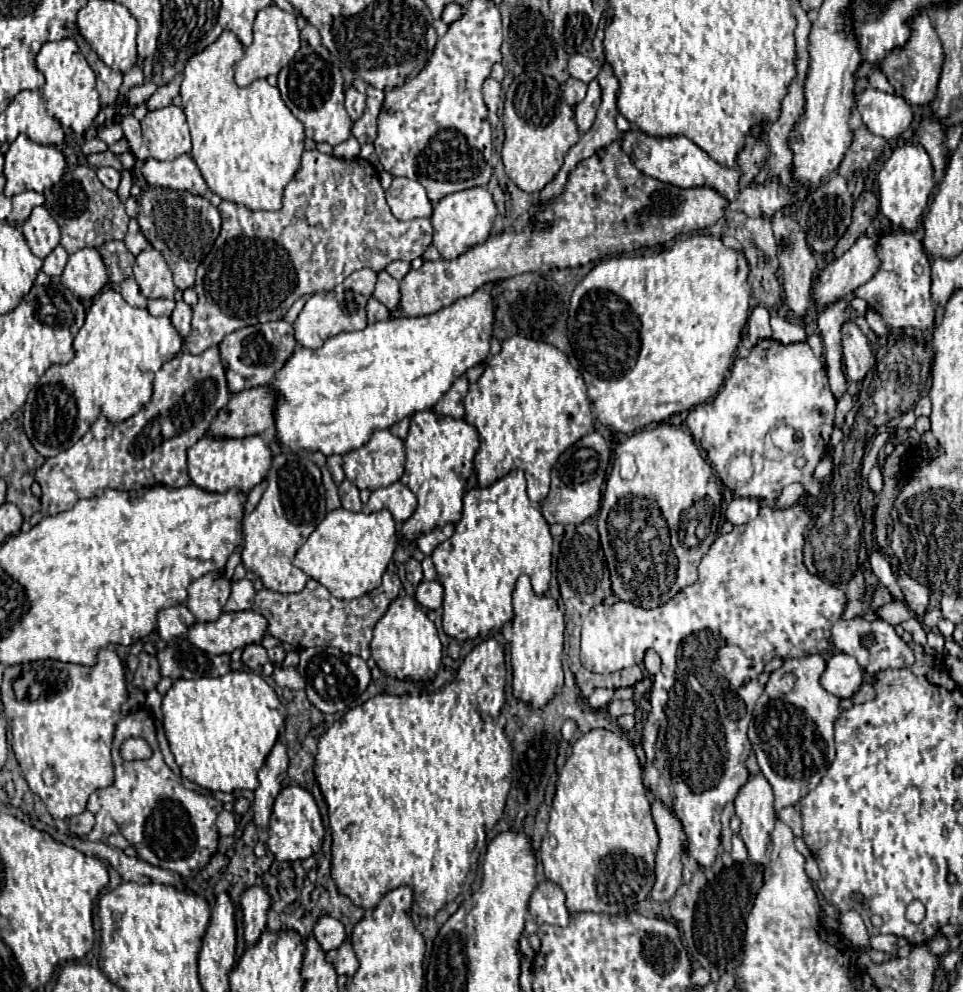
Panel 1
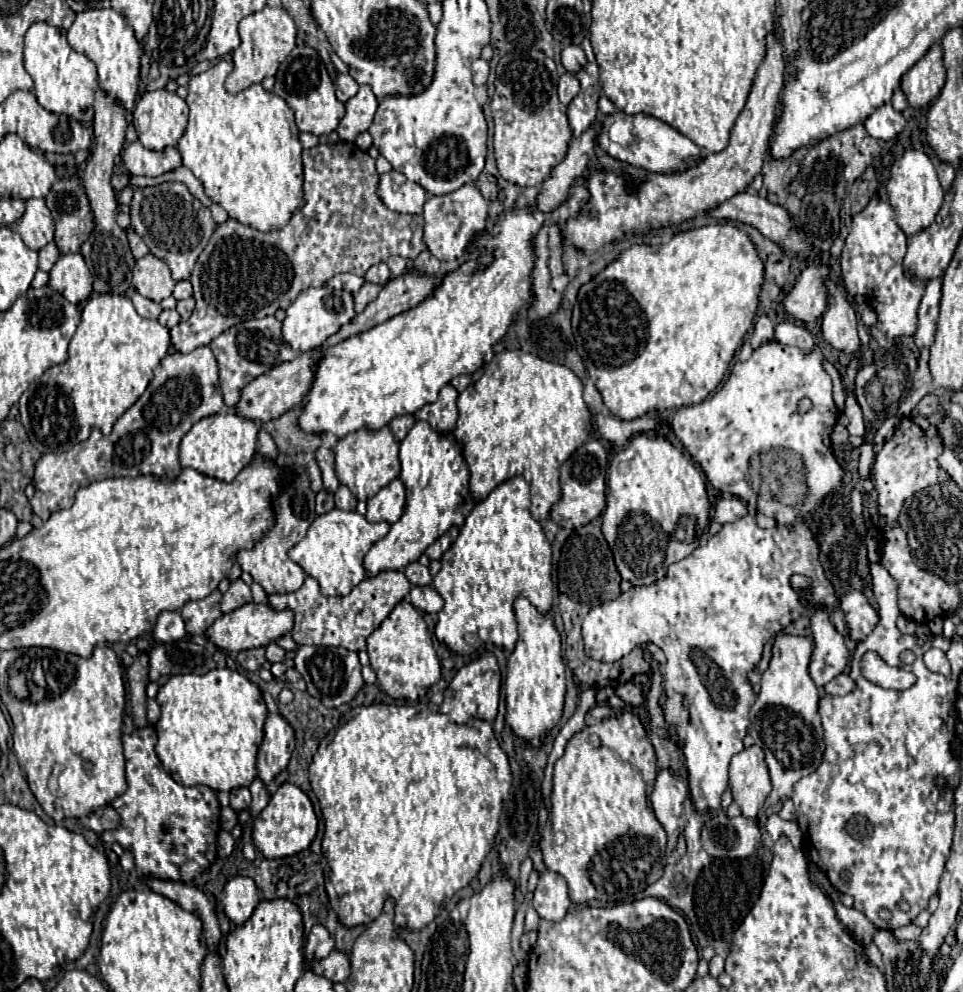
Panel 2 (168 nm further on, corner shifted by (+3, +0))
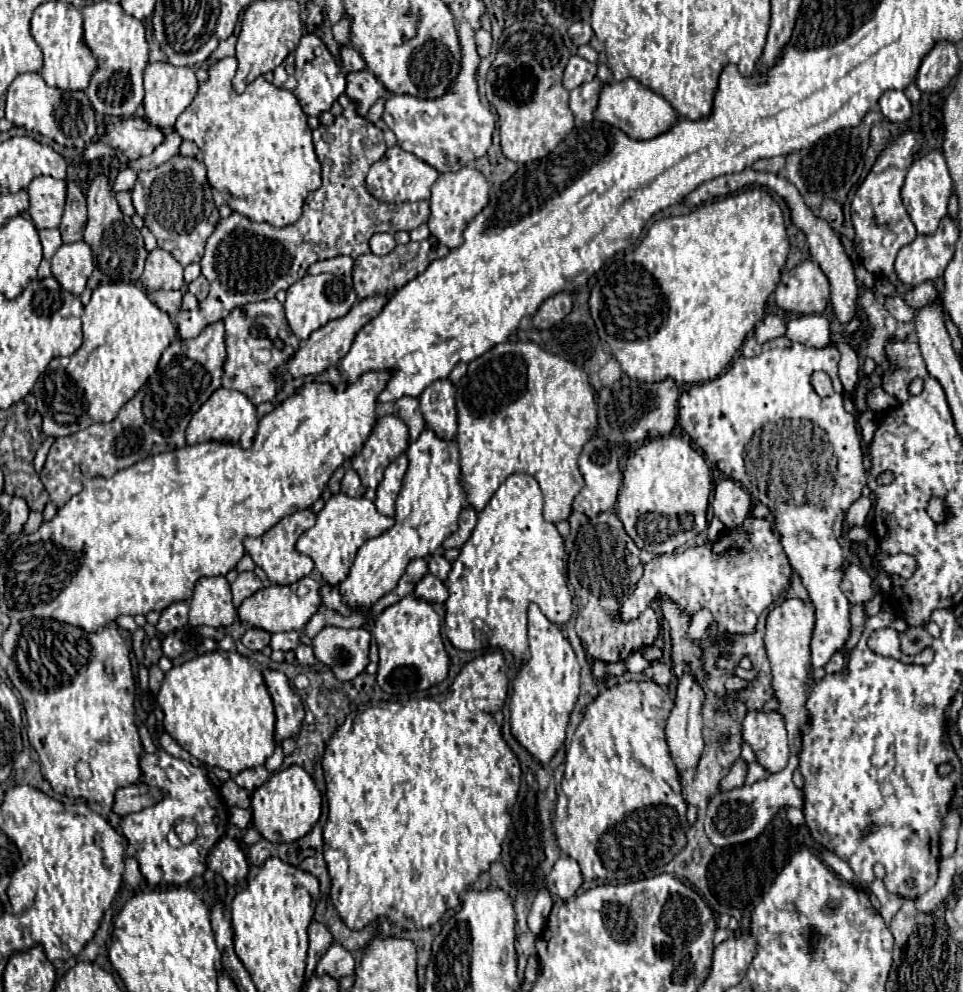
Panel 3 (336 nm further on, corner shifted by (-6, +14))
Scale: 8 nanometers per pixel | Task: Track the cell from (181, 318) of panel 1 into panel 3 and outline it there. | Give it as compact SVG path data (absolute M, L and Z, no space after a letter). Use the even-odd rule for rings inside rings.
M200 275L198 279L194 279L190 285L188 285L188 291L194 293L198 297L198 301L204 301L206 295L208 295L208 281L204 275Z

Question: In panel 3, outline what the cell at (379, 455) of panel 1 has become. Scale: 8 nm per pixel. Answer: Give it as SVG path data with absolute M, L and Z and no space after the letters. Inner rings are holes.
M380 417L364 443L362 451L352 459L352 469L362 479L364 487L376 489L386 467L408 447L408 427L396 417Z

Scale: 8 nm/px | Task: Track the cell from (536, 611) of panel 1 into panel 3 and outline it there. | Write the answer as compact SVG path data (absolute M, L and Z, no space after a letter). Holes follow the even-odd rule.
M534 603L528 609L528 643L532 657L514 681L510 725L518 743L526 747L540 765L548 765L566 739L568 715L580 693L580 665L570 643L564 639L562 629L550 623Z

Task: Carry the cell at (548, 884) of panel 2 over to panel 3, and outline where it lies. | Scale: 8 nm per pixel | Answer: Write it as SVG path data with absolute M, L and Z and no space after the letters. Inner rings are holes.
M560 855L560 859L554 863L552 873L548 875L548 889L552 895L560 899L570 899L582 885L582 873L576 861L572 861L568 855Z

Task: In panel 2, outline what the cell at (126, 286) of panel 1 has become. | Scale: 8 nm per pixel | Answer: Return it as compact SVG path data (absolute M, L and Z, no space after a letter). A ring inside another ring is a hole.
M133 291L133 293L131 293L131 301L133 301L133 305L135 305L135 311L137 311L139 315L147 317L147 319L157 319L157 317L159 317L159 313L161 313L159 303L155 303L155 301L151 301L151 299L141 297L137 291Z

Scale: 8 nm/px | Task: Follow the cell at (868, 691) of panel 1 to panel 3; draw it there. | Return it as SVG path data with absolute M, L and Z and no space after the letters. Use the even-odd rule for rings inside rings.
M836 651L832 655L832 659L828 661L828 665L824 665L826 673L838 673L838 671L842 671L842 667L844 667L844 653L842 651Z

